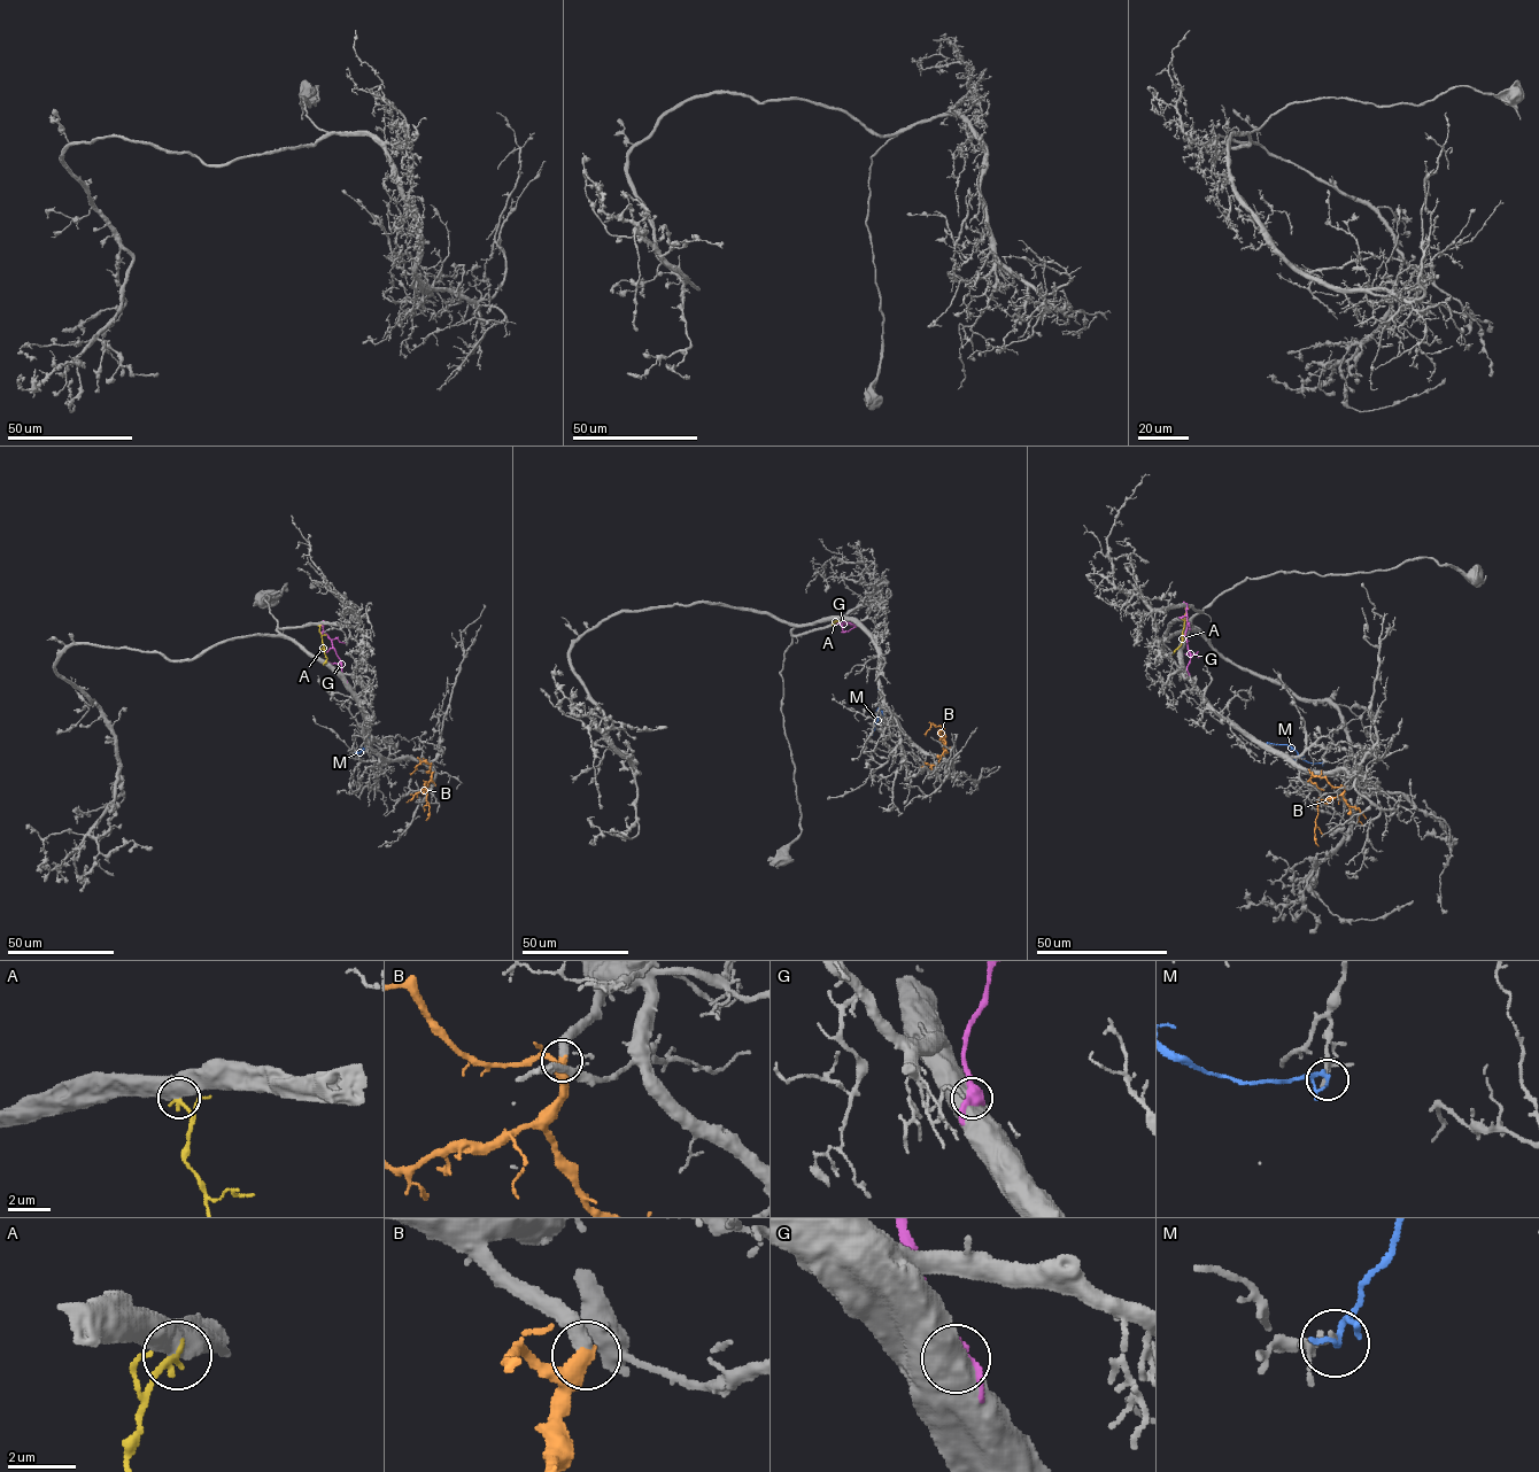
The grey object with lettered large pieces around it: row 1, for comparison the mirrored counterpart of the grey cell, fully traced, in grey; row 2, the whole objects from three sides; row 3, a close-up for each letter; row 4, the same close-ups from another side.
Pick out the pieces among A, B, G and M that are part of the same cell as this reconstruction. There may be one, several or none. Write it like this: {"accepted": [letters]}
{"accepted": ["B"]}

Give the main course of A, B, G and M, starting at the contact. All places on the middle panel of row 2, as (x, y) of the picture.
A: (833, 625), (841, 614), (838, 609)
B: (948, 752), (938, 730), (943, 727), (941, 730)
G: (859, 625), (837, 624), (838, 620)
M: (871, 735), (879, 707), (883, 714), (878, 689)

